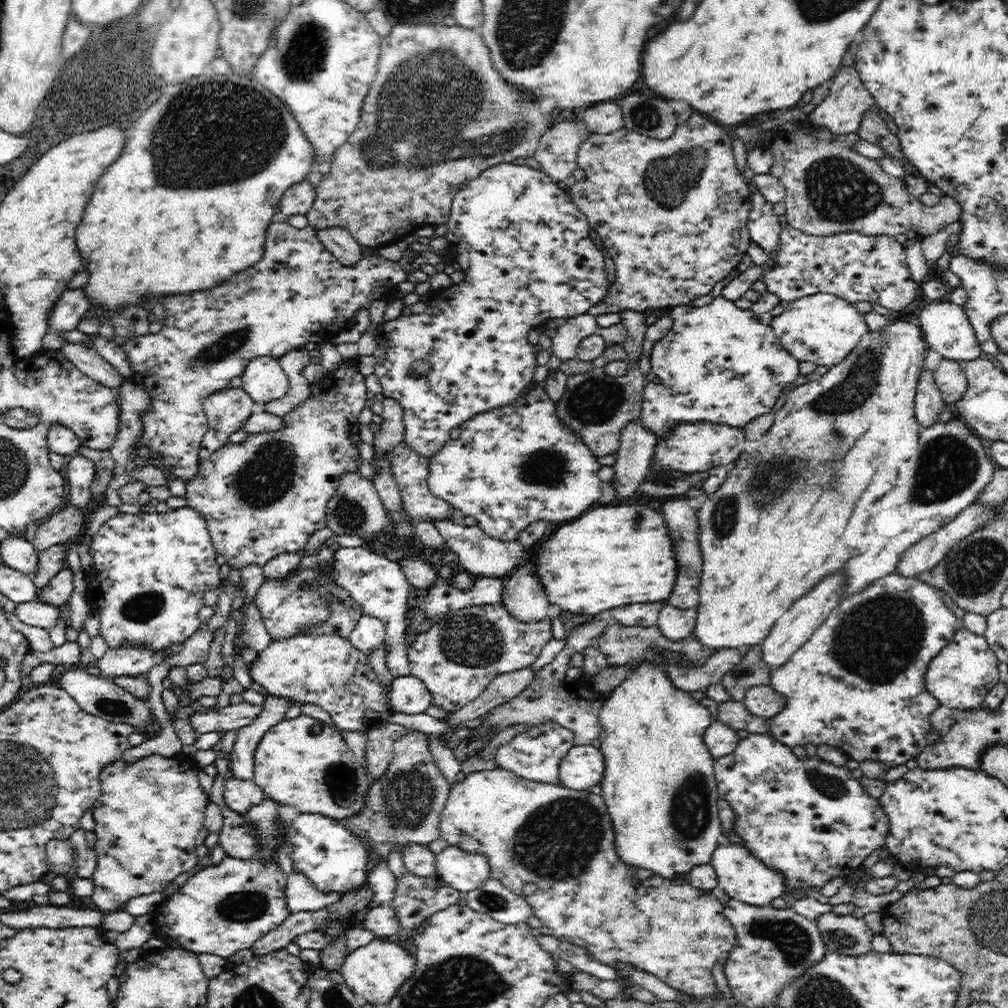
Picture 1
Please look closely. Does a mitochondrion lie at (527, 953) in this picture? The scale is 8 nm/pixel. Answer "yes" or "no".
no

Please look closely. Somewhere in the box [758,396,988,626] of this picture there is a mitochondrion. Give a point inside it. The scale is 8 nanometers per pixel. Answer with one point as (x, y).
(947, 466)

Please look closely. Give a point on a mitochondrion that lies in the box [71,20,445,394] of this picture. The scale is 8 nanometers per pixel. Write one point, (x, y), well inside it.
(212, 134)

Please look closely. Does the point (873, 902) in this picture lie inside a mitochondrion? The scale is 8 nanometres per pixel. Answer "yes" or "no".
no

